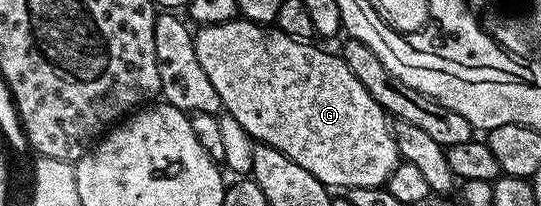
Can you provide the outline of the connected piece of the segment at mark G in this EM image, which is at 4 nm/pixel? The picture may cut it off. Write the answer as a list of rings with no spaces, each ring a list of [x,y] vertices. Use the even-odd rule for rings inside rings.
[[[242,18],[220,24],[205,24],[198,31],[194,33],[197,62],[201,62],[205,75],[209,77],[209,82],[213,82],[213,90],[217,90],[225,112],[232,115],[241,124],[252,141],[268,144],[281,150],[281,154],[293,158],[293,162],[297,162],[297,166],[305,166],[305,170],[309,170],[309,174],[313,174],[322,184],[328,185],[332,189],[381,188],[386,185],[389,174],[393,174],[393,170],[399,165],[401,159],[397,150],[395,133],[389,123],[387,113],[371,97],[369,90],[365,90],[365,86],[361,86],[361,82],[357,82],[357,78],[353,78],[353,70],[349,70],[349,66],[345,66],[342,55],[335,53],[334,56],[331,52],[322,52],[321,49],[314,48],[316,46],[314,43],[294,40],[274,26],[254,24],[253,21]]]

